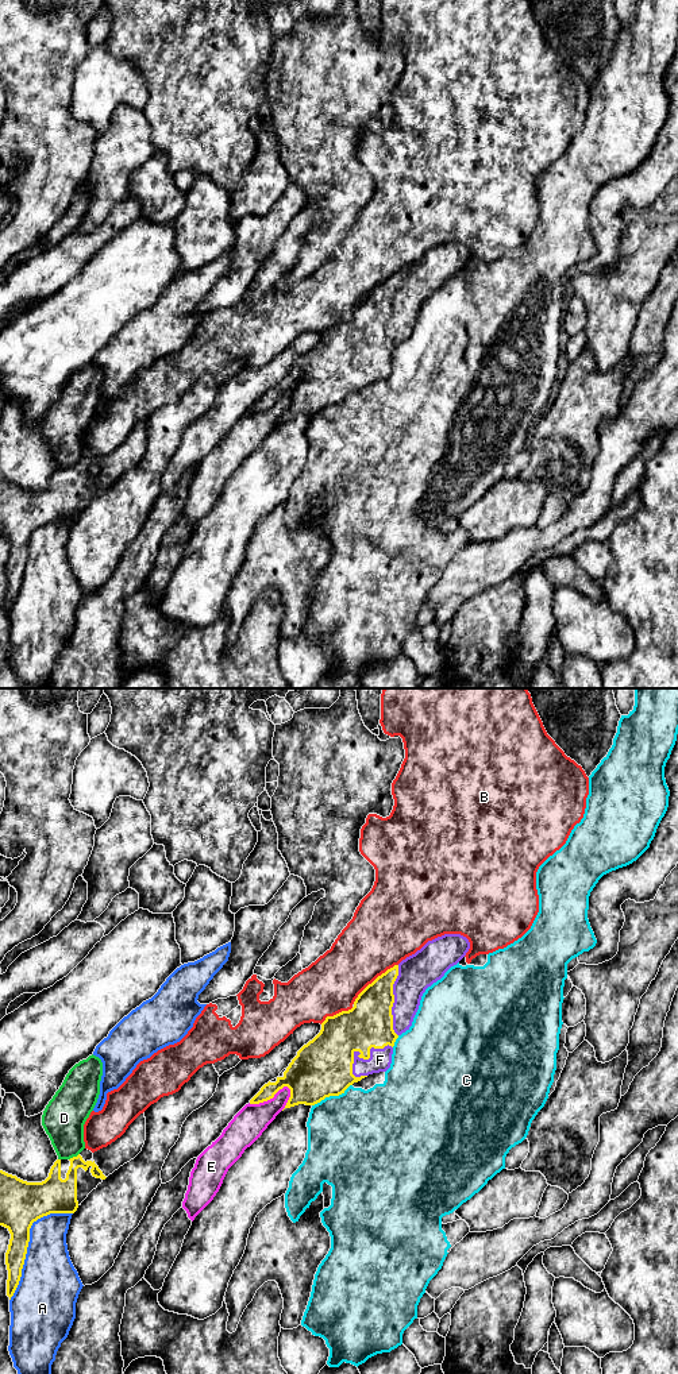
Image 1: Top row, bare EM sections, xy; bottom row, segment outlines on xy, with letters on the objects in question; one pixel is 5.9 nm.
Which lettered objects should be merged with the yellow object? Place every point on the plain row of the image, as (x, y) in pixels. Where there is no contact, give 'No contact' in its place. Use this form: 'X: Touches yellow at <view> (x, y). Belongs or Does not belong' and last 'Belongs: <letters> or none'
A: Touches yellow at xy (29, 550). Does not belong
B: Touches yellow at xy (374, 289). Does not belong
C: Touches yellow at xy (331, 404). Does not belong
D: Touches yellow at xy (73, 466). Does not belong
E: Touches yellow at xy (269, 408). Does not belong
F: Touches yellow at xy (363, 367). Belongs
Belongs: F

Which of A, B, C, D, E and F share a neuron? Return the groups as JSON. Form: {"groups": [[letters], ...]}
{"groups": [["A"], ["B"], ["C"], ["D"], ["E"], ["F"]]}

